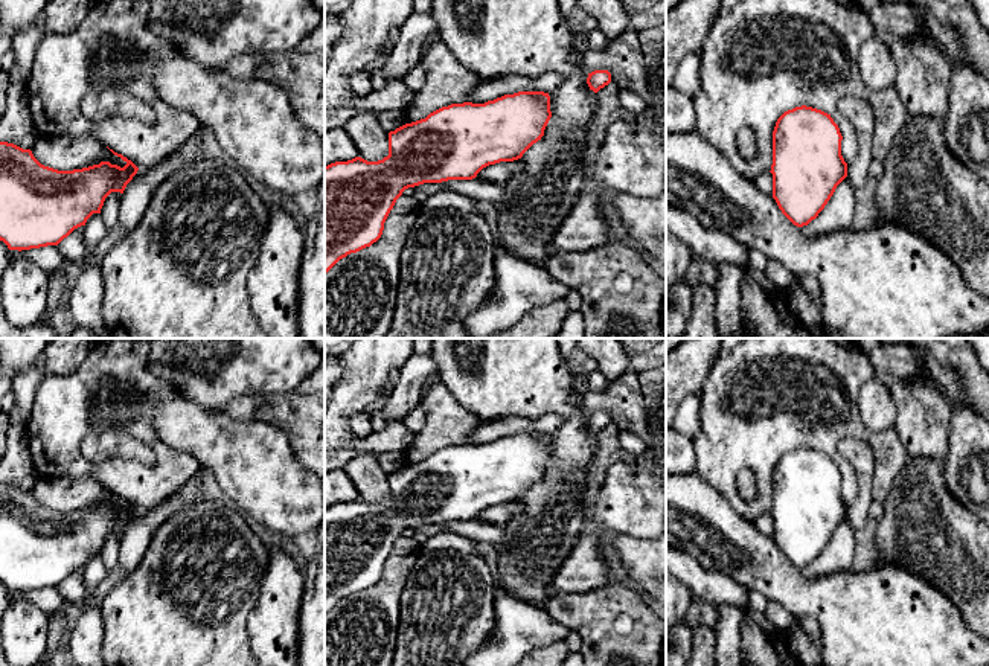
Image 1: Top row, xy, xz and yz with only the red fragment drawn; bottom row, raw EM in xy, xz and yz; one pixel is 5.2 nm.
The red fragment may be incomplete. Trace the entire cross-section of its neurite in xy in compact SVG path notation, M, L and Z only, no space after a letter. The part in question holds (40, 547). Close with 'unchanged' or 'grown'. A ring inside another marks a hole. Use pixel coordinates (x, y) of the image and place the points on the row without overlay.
M0 483L0 582L9 591L30 591L58 587L75 570L85 567L93 555L101 555L111 533L123 535L139 509L114 494L126 506L123 509L101 503L82 511L58 512L41 506L30 491Z | unchanged

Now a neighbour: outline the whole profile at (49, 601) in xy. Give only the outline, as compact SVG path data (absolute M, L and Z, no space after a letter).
M47 587L21 593L9 591L9 600L15 599L29 600L47 616L59 613L69 605L67 599L58 591L56 587Z

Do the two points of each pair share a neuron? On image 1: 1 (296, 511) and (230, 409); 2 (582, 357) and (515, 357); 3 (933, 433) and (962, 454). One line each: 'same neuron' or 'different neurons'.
1: different neurons
2: different neurons
3: different neurons

